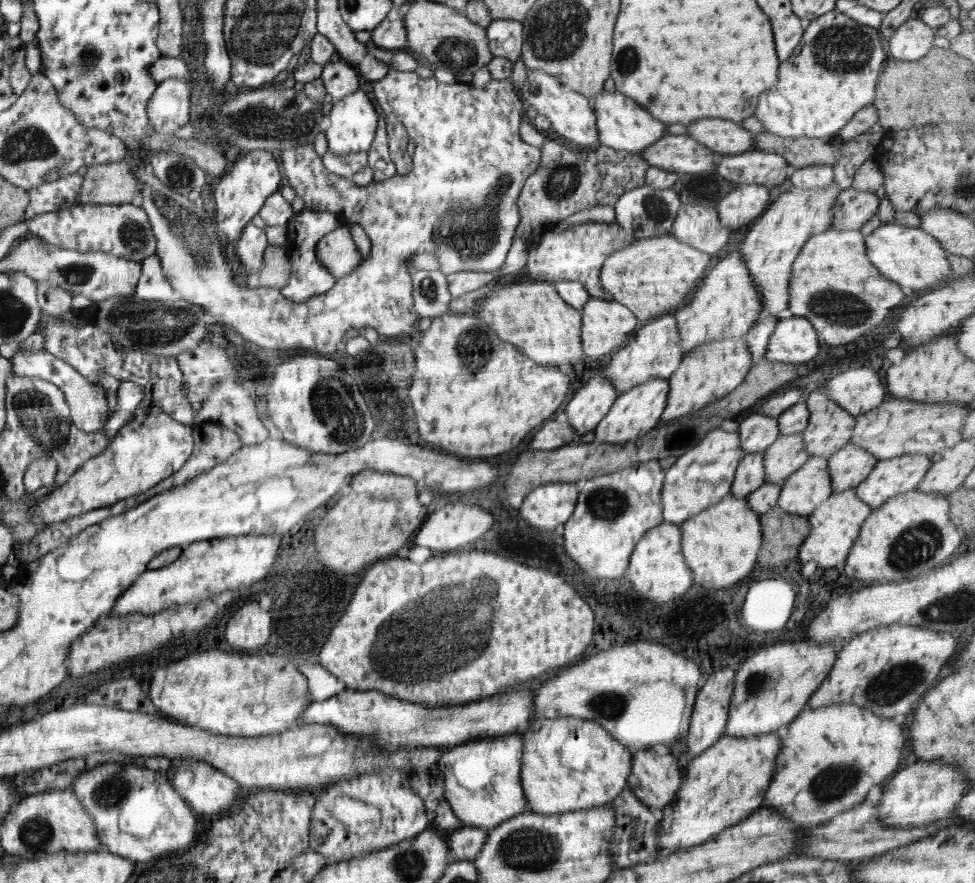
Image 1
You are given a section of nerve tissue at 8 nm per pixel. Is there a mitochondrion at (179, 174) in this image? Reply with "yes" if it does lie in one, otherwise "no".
yes

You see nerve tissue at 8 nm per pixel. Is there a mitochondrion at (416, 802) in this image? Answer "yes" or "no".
no

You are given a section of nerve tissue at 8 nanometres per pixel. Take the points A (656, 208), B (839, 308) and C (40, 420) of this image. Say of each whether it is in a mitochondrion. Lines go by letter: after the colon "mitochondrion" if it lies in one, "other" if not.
A: mitochondrion
B: mitochondrion
C: mitochondrion

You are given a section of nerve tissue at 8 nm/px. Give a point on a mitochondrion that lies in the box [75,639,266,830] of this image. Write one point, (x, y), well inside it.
(114, 789)

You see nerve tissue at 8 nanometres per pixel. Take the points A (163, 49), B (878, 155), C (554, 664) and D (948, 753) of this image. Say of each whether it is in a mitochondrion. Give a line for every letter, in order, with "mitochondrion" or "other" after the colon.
A: other
B: other
C: other
D: other

